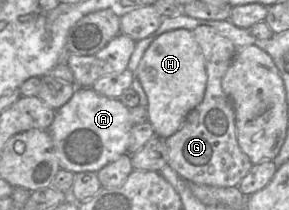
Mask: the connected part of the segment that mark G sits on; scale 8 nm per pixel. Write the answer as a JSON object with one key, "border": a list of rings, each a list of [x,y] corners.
{"border":[[[201,25],[192,31],[203,53],[207,84],[202,102],[186,117],[179,131],[164,139],[168,165],[183,179],[213,187],[238,187],[253,164],[240,149],[237,140],[235,111],[222,89],[222,79],[230,67],[238,48],[216,29]]]}

